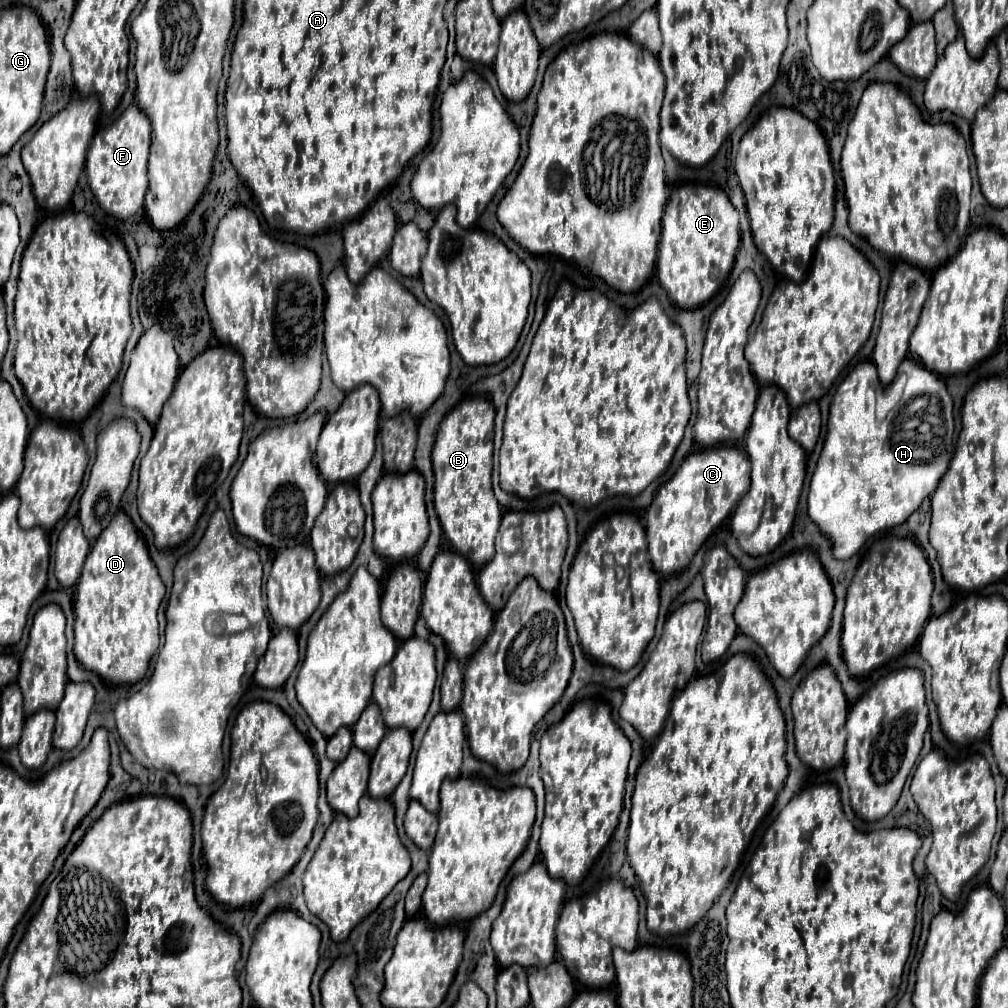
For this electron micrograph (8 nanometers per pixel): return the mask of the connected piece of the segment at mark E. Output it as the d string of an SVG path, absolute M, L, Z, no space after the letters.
M681 185L669 195L657 257L657 277L669 297L685 309L703 305L729 275L739 249L739 215L725 191L707 185Z

